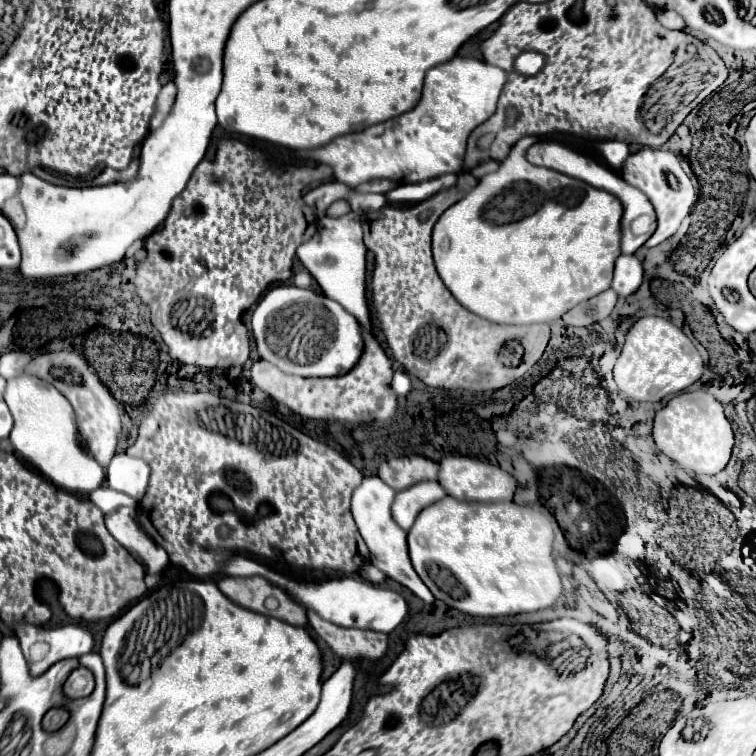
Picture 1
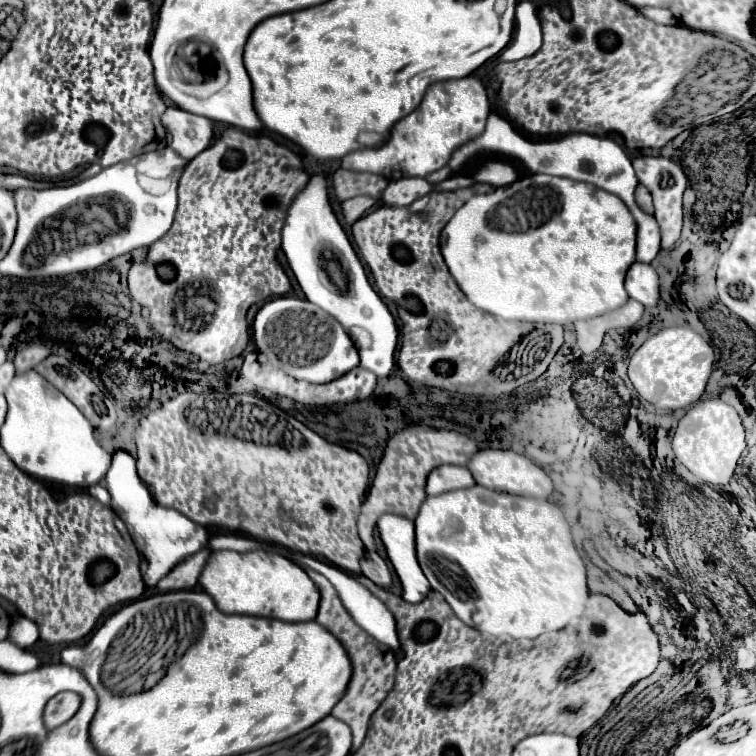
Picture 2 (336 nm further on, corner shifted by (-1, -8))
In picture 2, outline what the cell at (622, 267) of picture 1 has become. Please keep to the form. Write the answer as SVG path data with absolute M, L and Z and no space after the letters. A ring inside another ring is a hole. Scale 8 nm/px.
M633 263L627 271L625 289L631 299L645 307L655 307L659 303L659 277L651 265Z

